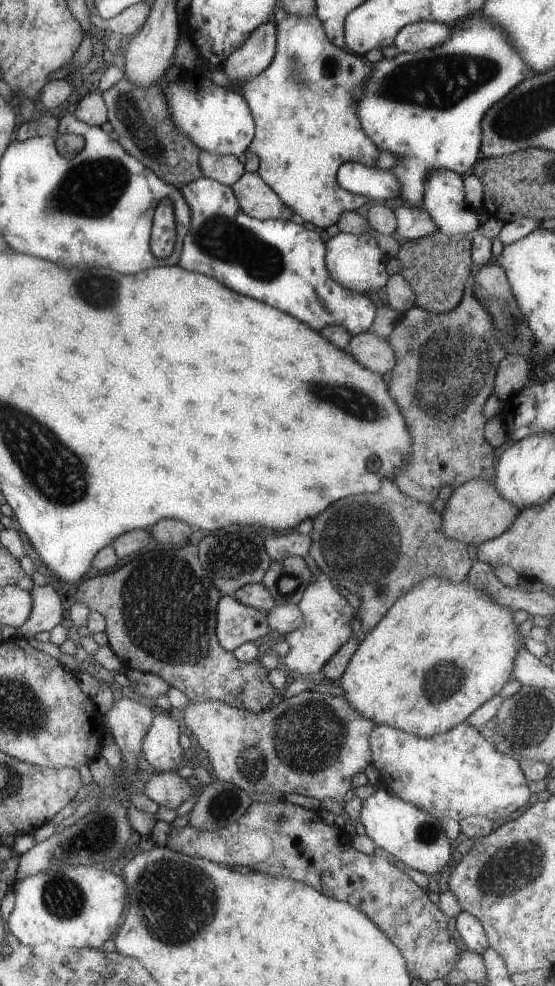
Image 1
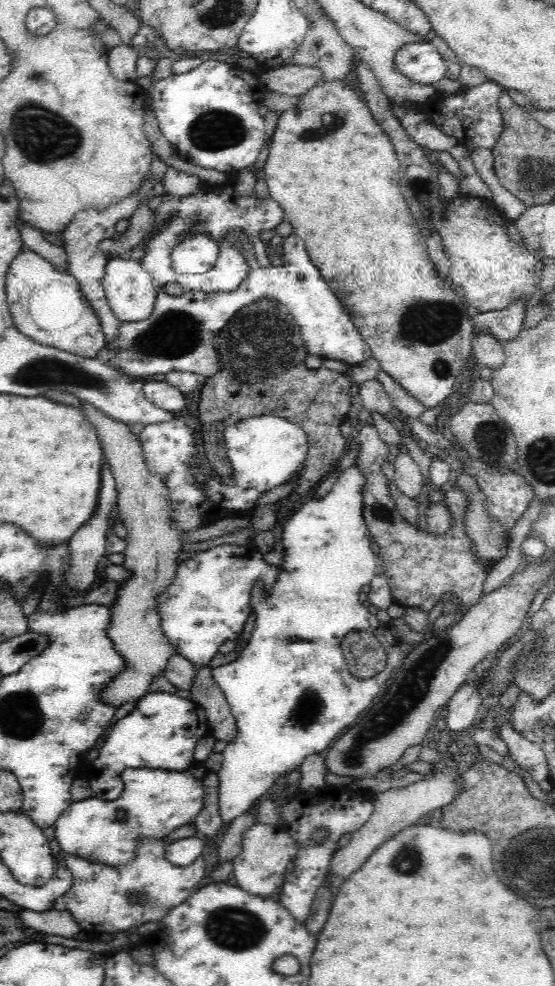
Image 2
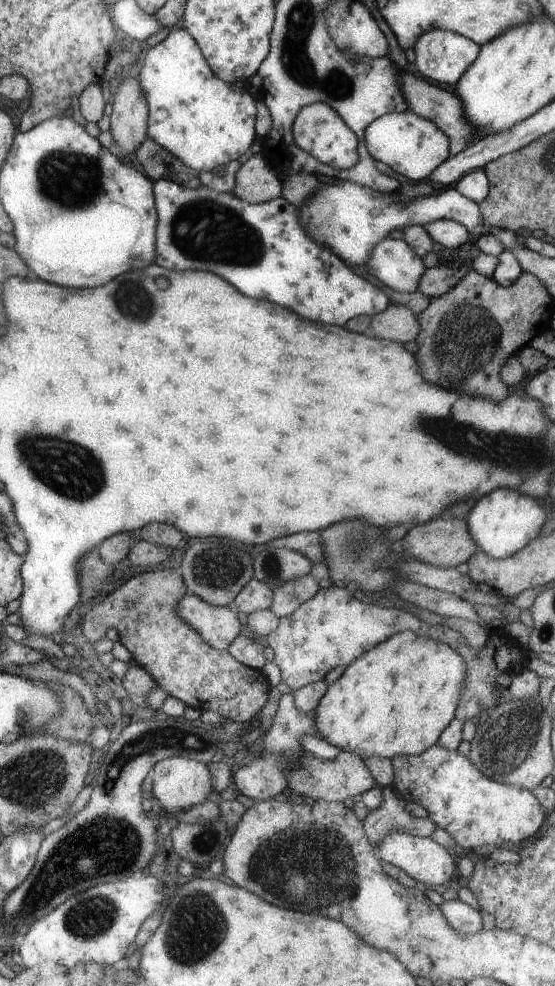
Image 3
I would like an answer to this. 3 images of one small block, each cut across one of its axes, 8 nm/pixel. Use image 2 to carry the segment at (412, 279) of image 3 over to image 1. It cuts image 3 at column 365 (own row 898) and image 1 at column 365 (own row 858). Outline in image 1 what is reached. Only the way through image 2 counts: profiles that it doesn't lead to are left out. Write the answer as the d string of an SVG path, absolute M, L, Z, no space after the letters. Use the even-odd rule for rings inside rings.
M338 232L337 235L329 237L324 245L327 272L330 272L332 279L335 279L342 287L367 295L368 292L376 292L385 286L388 278L388 274L385 273L386 256L370 233Z

